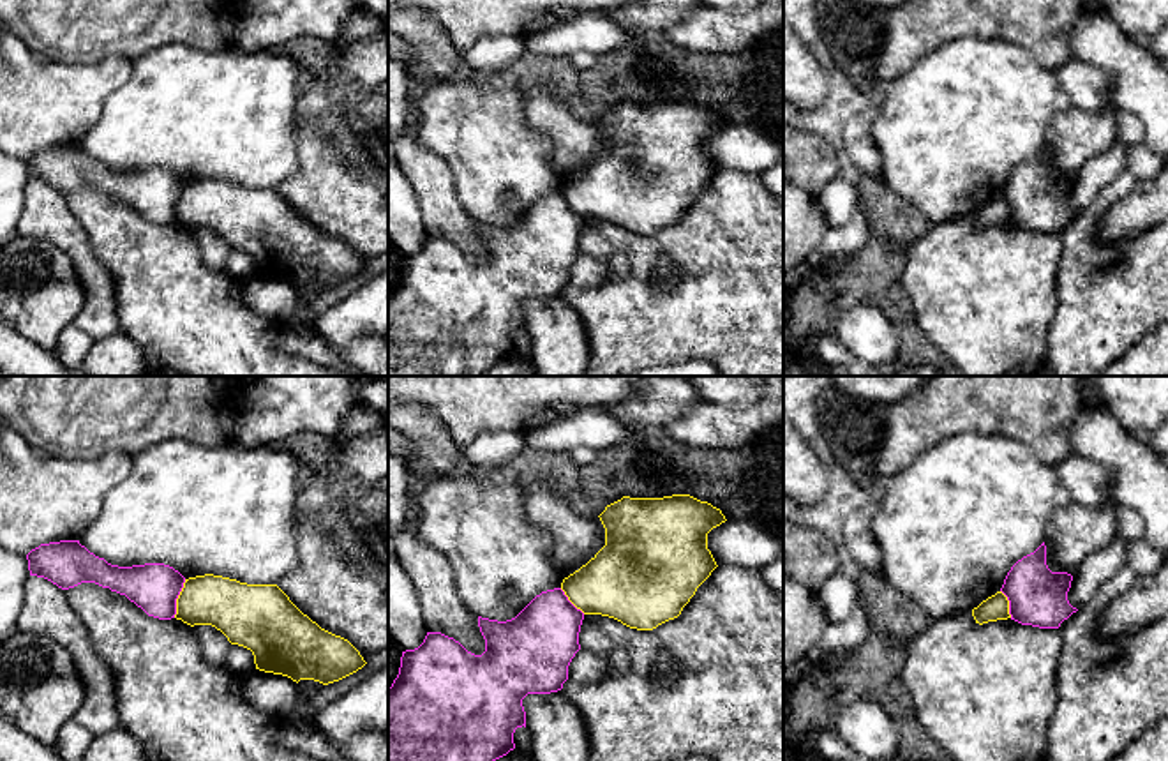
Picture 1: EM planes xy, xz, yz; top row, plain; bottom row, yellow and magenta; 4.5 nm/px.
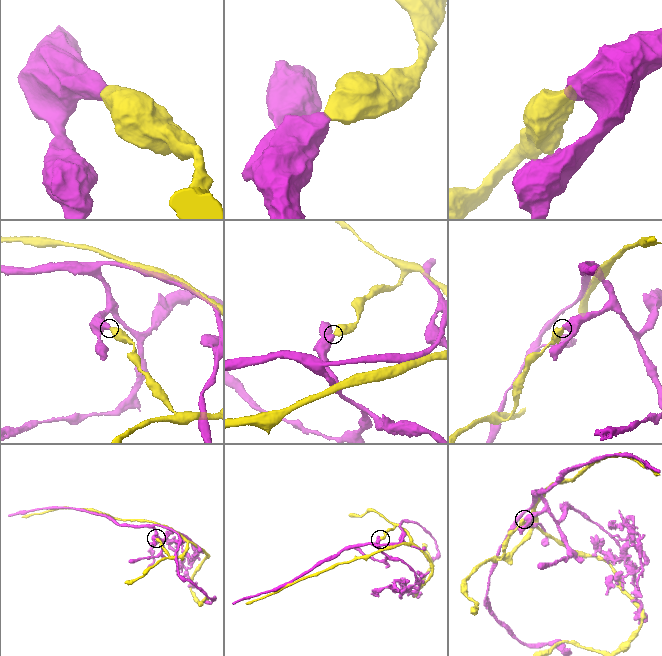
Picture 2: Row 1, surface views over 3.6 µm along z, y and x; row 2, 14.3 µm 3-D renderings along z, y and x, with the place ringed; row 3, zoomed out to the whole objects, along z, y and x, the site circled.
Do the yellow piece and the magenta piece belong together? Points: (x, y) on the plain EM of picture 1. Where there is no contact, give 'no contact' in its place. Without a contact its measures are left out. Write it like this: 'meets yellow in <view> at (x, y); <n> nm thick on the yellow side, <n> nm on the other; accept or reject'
meets yellow in xy at (177, 203); 240 nm thick on the yellow side, 220 nm on the other; reject

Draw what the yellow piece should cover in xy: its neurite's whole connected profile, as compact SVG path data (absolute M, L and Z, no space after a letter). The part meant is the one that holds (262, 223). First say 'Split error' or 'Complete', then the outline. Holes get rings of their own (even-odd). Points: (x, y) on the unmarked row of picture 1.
Complete. M213 178L189 182L176 203L175 222L191 231L215 231L231 249L252 256L256 274L288 281L296 288L314 284L328 290L367 268L348 244L321 233L277 189L247 189Z

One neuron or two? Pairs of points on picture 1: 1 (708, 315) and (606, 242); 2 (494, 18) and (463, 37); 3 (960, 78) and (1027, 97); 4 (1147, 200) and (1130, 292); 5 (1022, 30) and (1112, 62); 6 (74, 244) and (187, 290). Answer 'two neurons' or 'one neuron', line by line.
1: one neuron
2: one neuron
3: one neuron
4: two neurons
5: two neurons
6: two neurons

